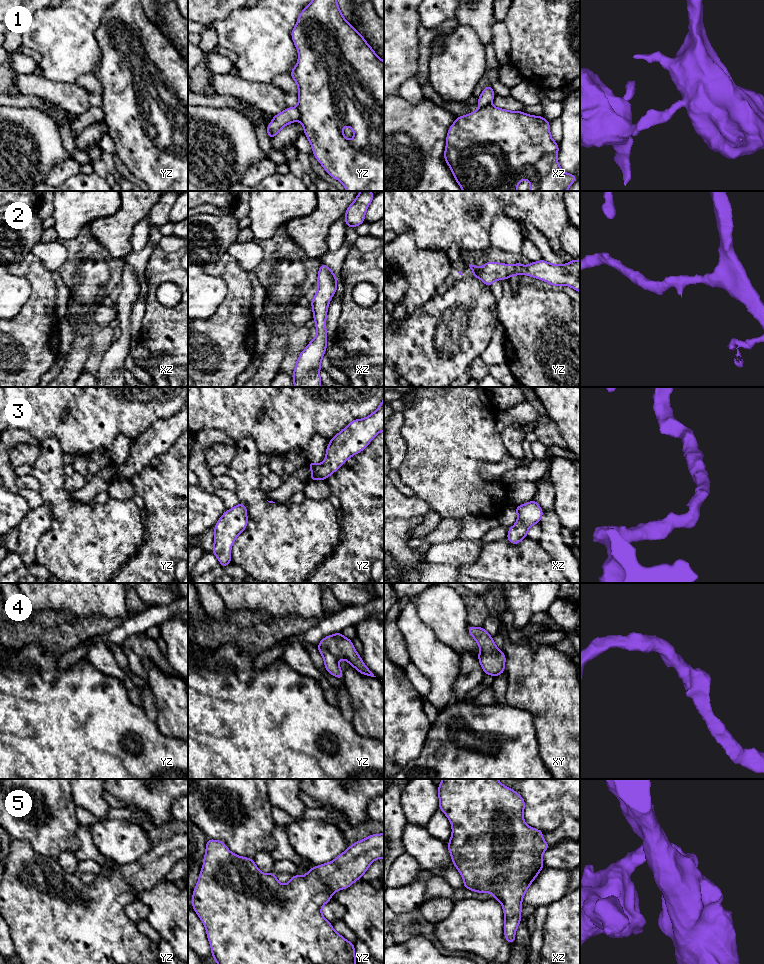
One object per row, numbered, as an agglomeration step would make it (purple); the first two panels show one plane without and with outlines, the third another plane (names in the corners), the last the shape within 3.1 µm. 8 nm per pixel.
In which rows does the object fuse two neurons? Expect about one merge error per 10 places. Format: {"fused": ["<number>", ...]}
{"fused": ["1"]}

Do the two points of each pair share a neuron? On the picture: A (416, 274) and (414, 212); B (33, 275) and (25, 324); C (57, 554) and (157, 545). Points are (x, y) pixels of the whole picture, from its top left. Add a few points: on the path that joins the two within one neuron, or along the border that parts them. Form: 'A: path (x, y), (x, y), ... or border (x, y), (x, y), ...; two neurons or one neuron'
A: border (396, 234), (410, 230), (418, 247), (438, 249); two neurons
B: path (37, 287), (37, 312); one neuron
C: border (145, 527), (145, 541), (141, 549), (126, 563); two neurons

